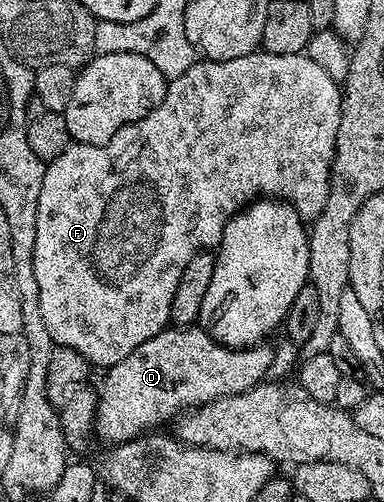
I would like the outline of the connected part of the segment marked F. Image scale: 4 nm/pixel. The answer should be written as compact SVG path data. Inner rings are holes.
M256 51L252 54L244 54L244 58L232 58L231 60L208 60L199 59L188 70L184 70L184 74L173 77L166 85L166 96L162 99L162 104L156 106L144 118L140 118L136 122L132 122L128 126L124 126L118 131L113 138L106 144L80 144L71 143L70 147L64 150L64 154L60 154L55 160L46 164L46 173L44 174L44 182L40 186L40 198L38 199L38 217L36 218L36 250L34 251L34 269L36 270L36 286L40 286L40 314L44 318L44 326L48 326L48 334L57 346L68 346L72 350L76 350L76 354L84 354L84 358L91 366L100 366L99 369L105 370L111 368L116 362L124 362L124 358L128 358L128 354L132 354L132 350L136 350L136 346L144 346L144 342L148 342L148 338L152 338L156 334L166 331L171 323L170 307L172 306L172 294L176 294L176 282L180 282L180 274L184 274L184 266L188 266L188 262L192 262L192 258L197 252L217 249L219 242L222 241L224 230L228 226L228 222L237 212L242 211L247 204L259 198L273 198L283 202L289 202L296 211L302 215L303 221L312 222L320 214L320 210L324 210L324 202L328 202L328 194L330 193L330 171L332 170L332 162L334 161L334 151L336 150L336 130L340 130L340 110L342 109L342 89L339 81L334 80L327 70L318 65L307 54L272 54L271 52Z

